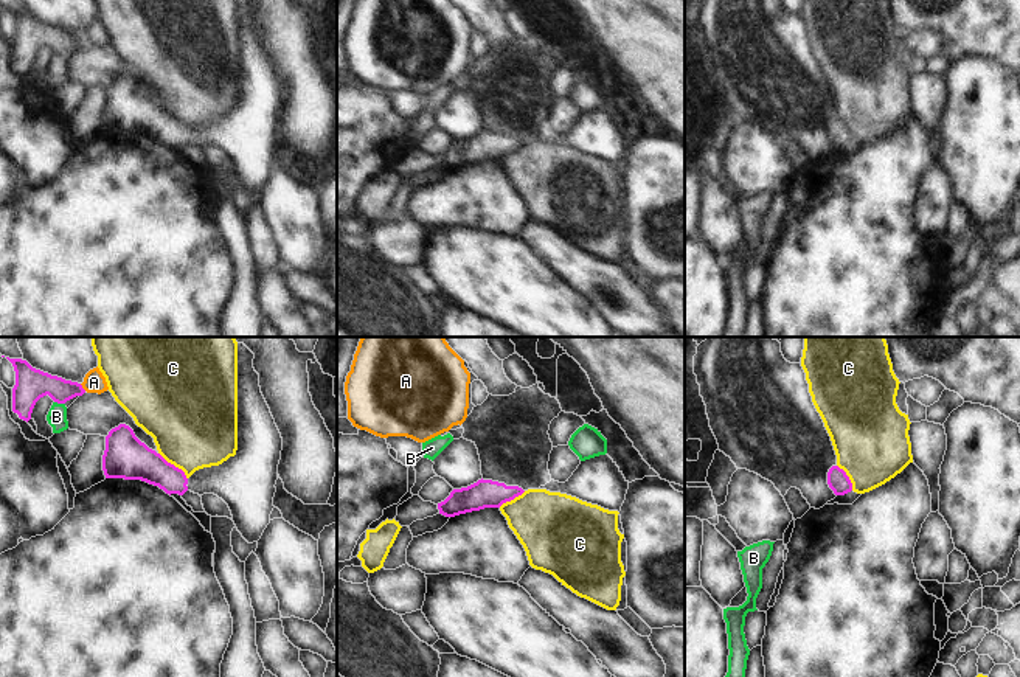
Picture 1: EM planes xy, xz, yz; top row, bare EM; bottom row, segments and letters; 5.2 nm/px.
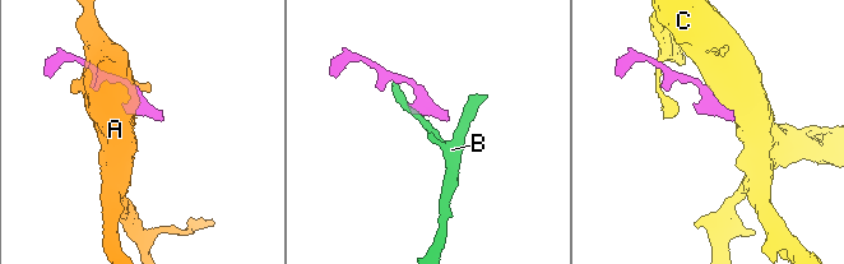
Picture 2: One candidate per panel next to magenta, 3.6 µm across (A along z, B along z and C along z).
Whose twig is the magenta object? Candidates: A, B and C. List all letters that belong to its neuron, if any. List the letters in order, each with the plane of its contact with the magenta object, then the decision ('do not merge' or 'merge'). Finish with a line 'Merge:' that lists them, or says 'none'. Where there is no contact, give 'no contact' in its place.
A: contact in xy; do not merge
B: contact in xy; do not merge
C: contact in xy; do not merge
Merge: none

